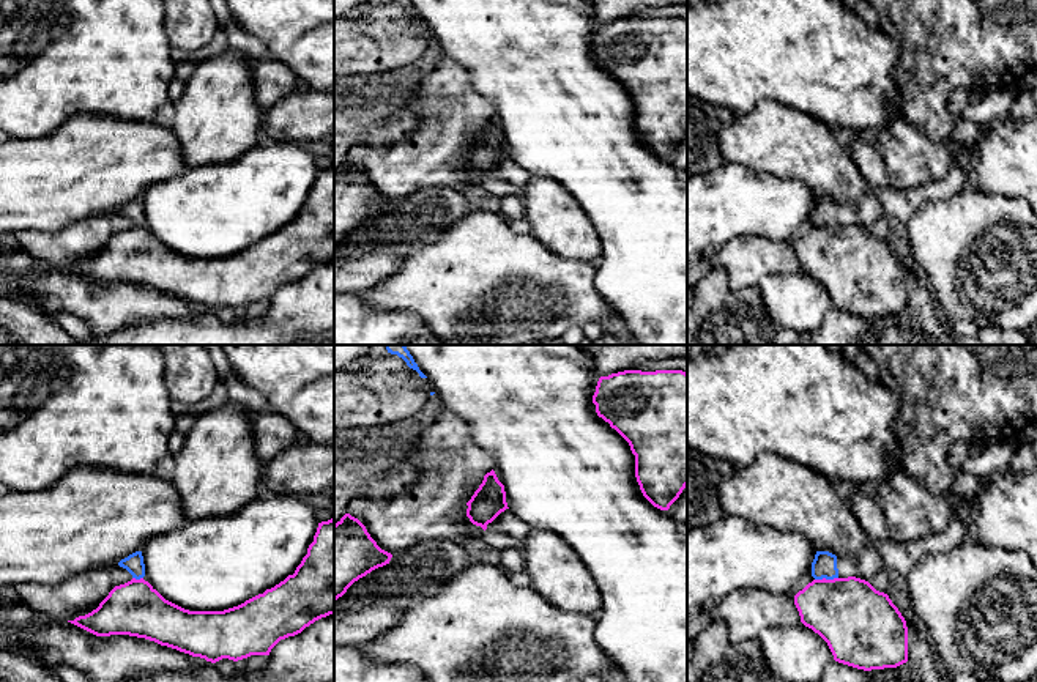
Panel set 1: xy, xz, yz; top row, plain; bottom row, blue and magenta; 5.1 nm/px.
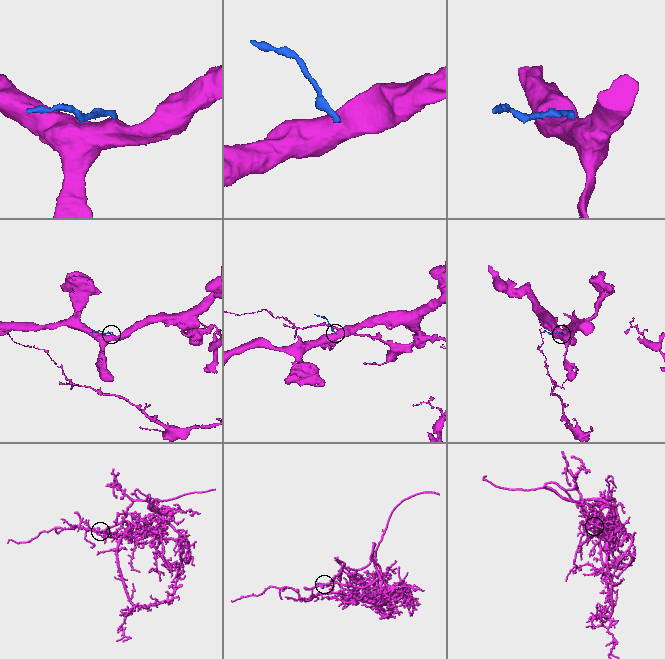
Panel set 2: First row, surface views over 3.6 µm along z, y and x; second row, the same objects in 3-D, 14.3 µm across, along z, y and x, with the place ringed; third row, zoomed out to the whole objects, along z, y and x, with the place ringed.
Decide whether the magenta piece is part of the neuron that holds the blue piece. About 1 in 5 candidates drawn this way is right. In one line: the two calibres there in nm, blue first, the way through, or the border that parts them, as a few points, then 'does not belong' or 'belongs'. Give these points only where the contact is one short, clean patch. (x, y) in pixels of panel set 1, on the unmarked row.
130/380 nm | does not belong

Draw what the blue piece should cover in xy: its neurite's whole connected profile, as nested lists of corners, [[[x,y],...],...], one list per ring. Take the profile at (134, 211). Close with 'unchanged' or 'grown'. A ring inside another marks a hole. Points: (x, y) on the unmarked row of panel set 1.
[[[136,198],[128,205],[121,206],[118,213],[126,216],[136,227],[140,227],[145,224],[145,211],[143,211],[142,198]]]; unchanged

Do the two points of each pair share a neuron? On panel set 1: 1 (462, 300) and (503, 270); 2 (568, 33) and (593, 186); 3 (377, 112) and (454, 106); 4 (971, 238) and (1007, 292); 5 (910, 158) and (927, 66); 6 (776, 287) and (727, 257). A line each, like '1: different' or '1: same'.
1: same
2: same
3: different
4: same
5: different
6: different

